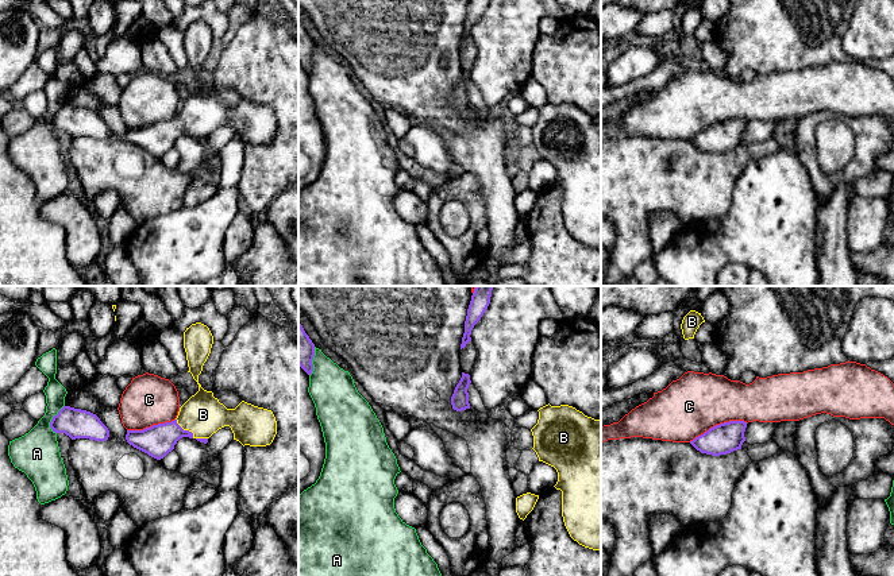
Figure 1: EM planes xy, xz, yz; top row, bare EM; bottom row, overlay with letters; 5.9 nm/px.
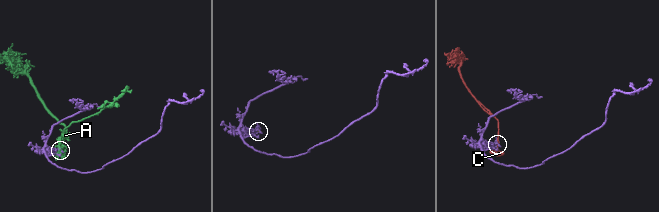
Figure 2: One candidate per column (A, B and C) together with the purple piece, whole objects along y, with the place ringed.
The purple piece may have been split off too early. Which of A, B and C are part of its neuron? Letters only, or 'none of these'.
B

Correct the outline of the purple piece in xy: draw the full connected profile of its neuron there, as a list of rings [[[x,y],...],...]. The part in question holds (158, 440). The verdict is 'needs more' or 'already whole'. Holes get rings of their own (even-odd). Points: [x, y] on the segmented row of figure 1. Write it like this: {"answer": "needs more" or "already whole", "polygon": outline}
{"answer": "needs more", "polygon": [[[196,322],[196,324],[192,324],[189,328],[186,328],[186,330],[184,332],[184,348],[185,348],[185,352],[186,352],[186,360],[188,360],[188,367],[189,367],[189,371],[188,371],[188,372],[190,372],[192,376],[193,376],[193,379],[197,382],[197,384],[199,384],[199,391],[197,391],[194,395],[192,395],[192,397],[180,407],[178,415],[177,415],[177,418],[176,418],[174,421],[172,421],[172,422],[165,422],[165,424],[158,424],[158,425],[153,425],[153,426],[146,428],[146,429],[143,429],[143,430],[127,430],[126,440],[127,440],[127,442],[128,442],[130,445],[132,445],[134,448],[136,448],[136,449],[147,453],[149,456],[151,456],[151,457],[154,457],[154,459],[157,459],[157,460],[161,460],[161,459],[163,459],[169,452],[172,452],[172,451],[174,449],[174,445],[177,444],[177,441],[178,441],[180,438],[182,438],[182,437],[196,438],[197,441],[207,444],[207,442],[208,442],[208,438],[209,438],[213,433],[216,433],[219,429],[221,429],[221,428],[224,428],[224,426],[230,426],[230,428],[231,428],[231,430],[232,430],[232,433],[234,433],[234,440],[239,441],[243,447],[244,447],[244,445],[250,445],[250,447],[266,447],[266,445],[270,445],[270,444],[273,442],[273,440],[274,440],[274,437],[275,437],[275,434],[277,434],[277,421],[275,421],[275,417],[274,417],[274,414],[273,414],[271,410],[254,406],[254,405],[247,403],[247,402],[244,402],[244,401],[242,401],[235,409],[227,409],[223,403],[219,402],[217,398],[213,397],[213,393],[212,393],[212,391],[204,390],[204,388],[201,387],[201,384],[199,383],[199,375],[201,374],[203,366],[204,366],[204,363],[207,362],[207,359],[208,359],[208,356],[209,356],[209,353],[211,353],[212,344],[213,344],[213,336],[212,336],[212,333],[211,333],[211,330],[209,330],[209,328],[208,328],[207,325],[204,325],[204,324],[201,324],[201,322]]]}

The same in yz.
{"answer": "already whole", "polygon": [[[729,421],[710,428],[690,444],[701,453],[720,456],[741,449],[747,422]]]}

